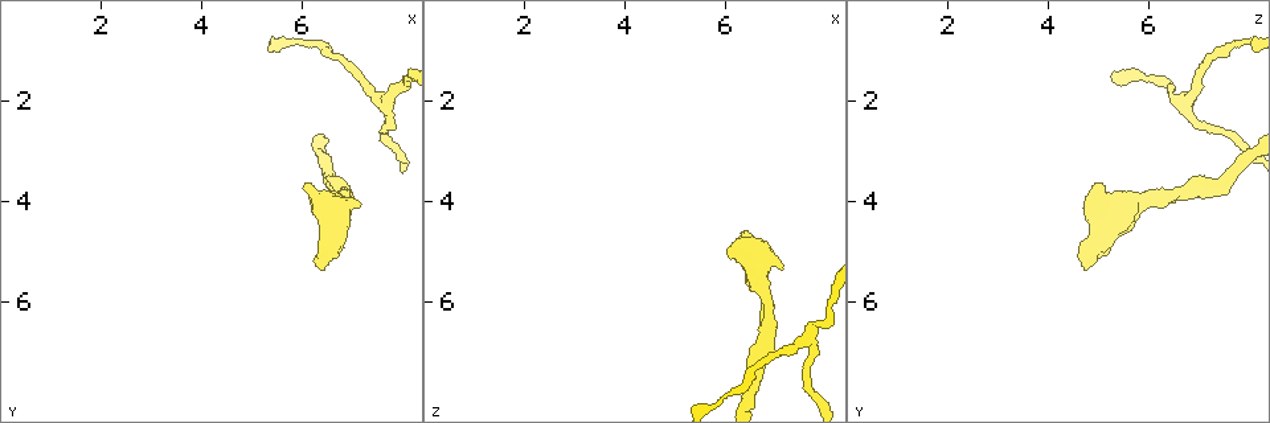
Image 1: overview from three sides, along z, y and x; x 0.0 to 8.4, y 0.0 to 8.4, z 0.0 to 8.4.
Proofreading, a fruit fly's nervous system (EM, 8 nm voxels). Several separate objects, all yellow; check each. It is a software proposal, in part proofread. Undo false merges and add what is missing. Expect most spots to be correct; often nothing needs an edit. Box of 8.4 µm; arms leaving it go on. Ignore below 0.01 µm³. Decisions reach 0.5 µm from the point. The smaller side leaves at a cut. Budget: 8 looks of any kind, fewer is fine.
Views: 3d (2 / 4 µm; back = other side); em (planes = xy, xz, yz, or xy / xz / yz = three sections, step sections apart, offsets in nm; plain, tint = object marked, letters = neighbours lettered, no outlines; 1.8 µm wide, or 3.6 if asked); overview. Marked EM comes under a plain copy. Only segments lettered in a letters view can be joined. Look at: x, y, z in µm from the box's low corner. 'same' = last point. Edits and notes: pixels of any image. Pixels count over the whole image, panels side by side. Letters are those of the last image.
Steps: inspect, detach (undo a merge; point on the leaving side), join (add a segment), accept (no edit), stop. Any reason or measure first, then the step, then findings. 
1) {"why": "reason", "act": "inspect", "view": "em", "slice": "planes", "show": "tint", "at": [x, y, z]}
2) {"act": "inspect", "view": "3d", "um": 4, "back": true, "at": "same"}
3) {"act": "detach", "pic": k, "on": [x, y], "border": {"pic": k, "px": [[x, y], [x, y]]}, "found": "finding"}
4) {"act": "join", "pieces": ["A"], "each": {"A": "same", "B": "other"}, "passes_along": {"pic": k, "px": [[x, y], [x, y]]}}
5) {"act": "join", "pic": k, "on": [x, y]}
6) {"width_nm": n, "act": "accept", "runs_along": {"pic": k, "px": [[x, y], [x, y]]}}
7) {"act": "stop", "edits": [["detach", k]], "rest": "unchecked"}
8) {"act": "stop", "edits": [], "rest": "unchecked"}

{"why": "stops while still wide", "act": "inspect", "view": "em", "slice": "yz", "step": 4, "show": "letters", "at": [6.45, 5.35, 4.75]}

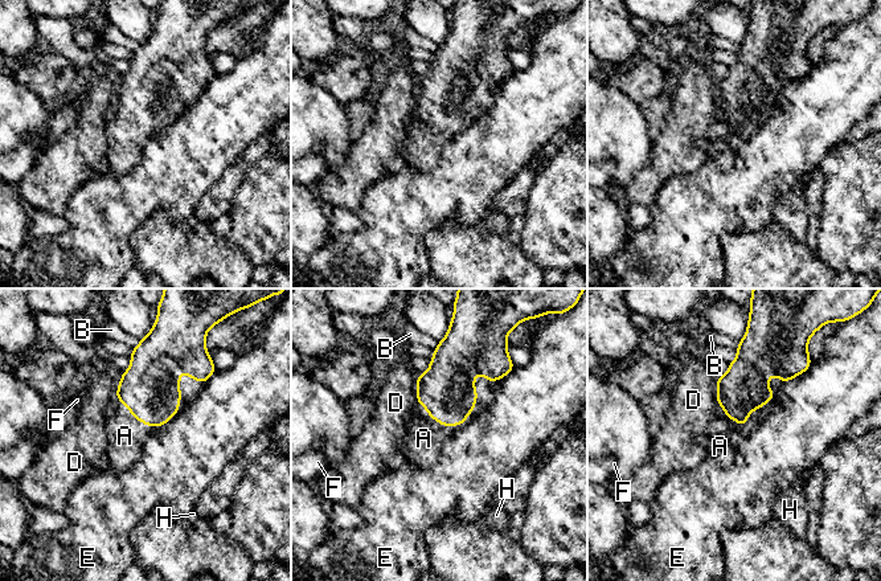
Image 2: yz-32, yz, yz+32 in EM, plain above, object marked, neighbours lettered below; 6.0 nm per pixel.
{"why": "another direction", "act": "inspect", "view": "em", "slice": "planes", "show": "letters", "at": "same"}

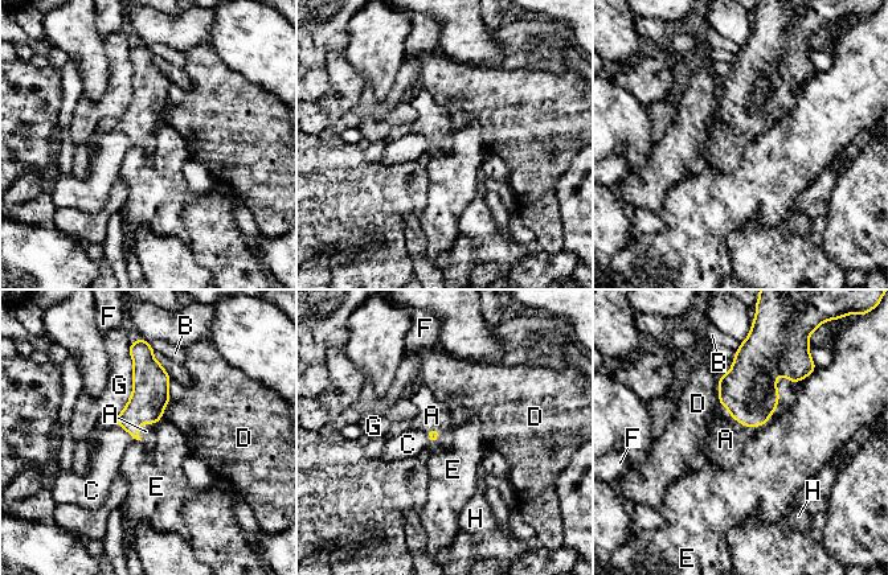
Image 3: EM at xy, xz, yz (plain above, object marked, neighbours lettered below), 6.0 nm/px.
{"act": "join", "pieces": ["A"], "each": {"A": "same", "B": "other", "C": "other", "D": "other", "E": "other", "F": "other", "G": "other", "H": "other"}, "passes_along": {"pic": 3, "px": [[748, 390], [737, 419], [725, 439]]}, "found": "it goes on there"}

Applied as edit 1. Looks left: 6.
{"act": "inspect", "view": "overview"}

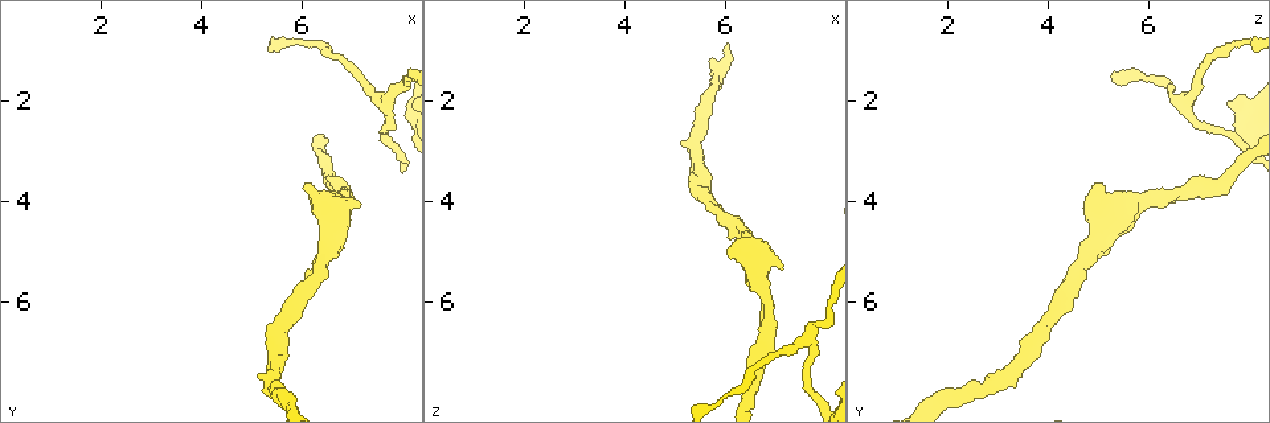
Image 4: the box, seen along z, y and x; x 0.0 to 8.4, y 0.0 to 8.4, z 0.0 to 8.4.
{"why": "thin neck", "act": "inspect", "view": "3d", "um": 4, "at": [6.10, 0.85, 7.80]}

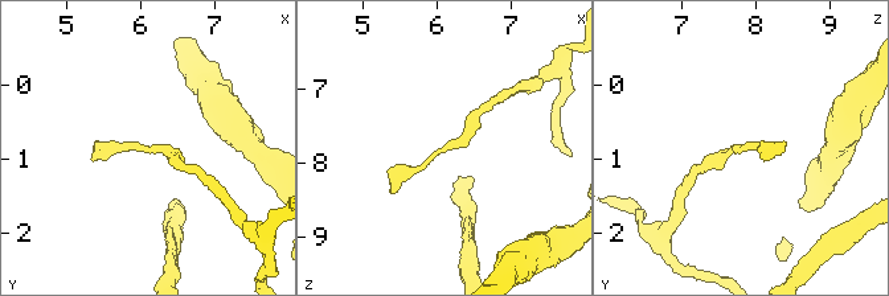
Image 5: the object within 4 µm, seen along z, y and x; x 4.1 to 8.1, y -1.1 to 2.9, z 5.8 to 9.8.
{"why": "shape alone is not enough", "act": "inspect", "view": "em", "um": 3.6, "slice": "planes", "show": "tint", "at": [6.10, 0.90, 7.80]}

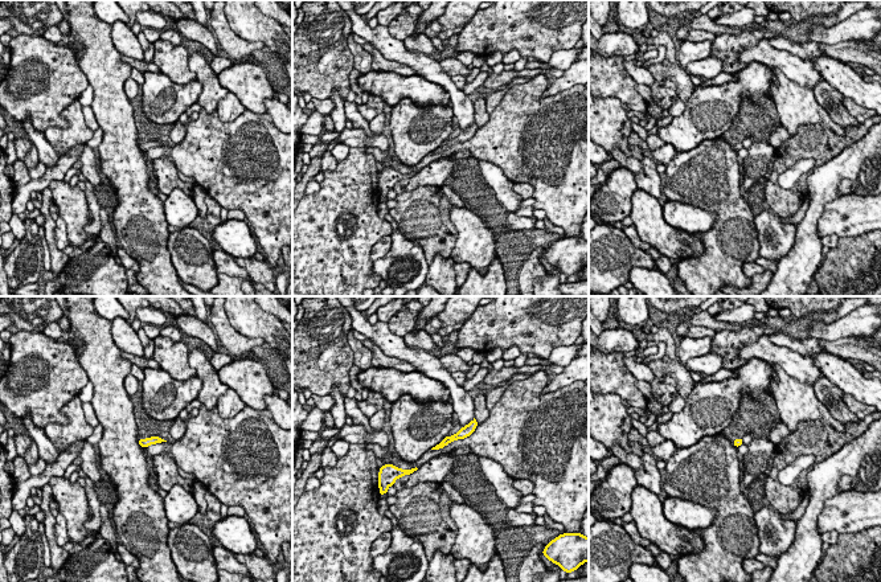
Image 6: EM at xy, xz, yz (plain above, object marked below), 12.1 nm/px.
{"why": "what lies round it", "act": "inspect", "view": "em", "um": 3.6, "slice": "planes", "show": "letters", "at": "same"}

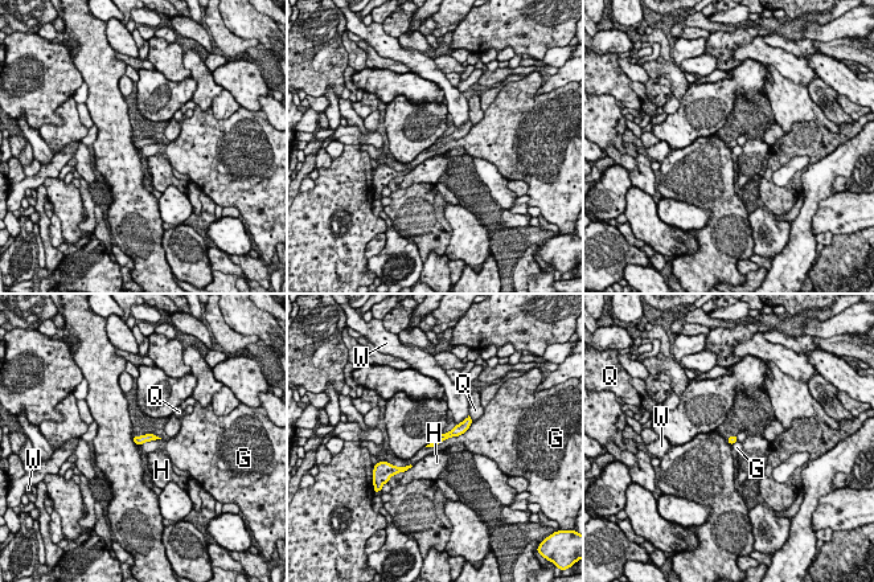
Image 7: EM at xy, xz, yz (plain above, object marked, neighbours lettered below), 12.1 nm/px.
{"longest_contact_nm": ["G", 650], "act": "accept", "each": {"G": "other", "H": "other", "Q": "other", "W": "other"}, "runs_along": {"pic": 7, "px": [[467, 421], [454, 433], [440, 438]]}, "found": "one neuron here"}

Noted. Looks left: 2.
{"act": "inspect", "view": "3d", "um": 2, "at": [7.65, 2.00, 6.65]}

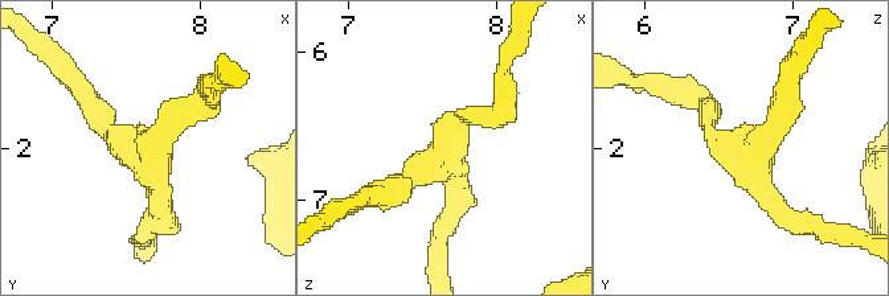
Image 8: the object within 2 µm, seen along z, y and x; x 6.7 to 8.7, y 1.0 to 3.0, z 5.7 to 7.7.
{"act": "inspect", "view": "em", "slice": "planes", "show": "letters", "at": [7.66, 2.06, 6.66]}

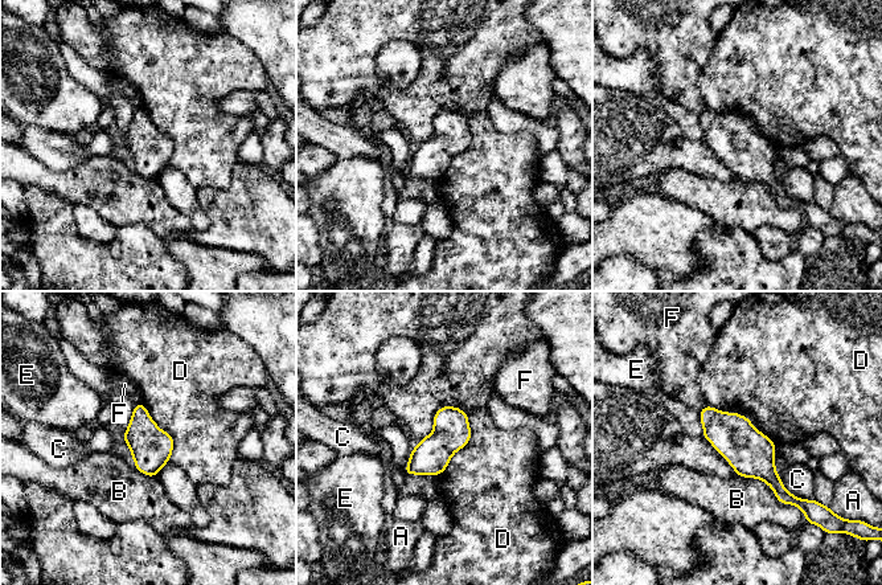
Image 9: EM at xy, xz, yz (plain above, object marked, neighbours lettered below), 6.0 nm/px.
{"longest_contact_nm": ["D", 500], "act": "accept", "each": {"A": "other", "B": "other", "C": "other", "D": "other", "E": "other", "F": "other"}, "border": {"pic": 9, "px": [[708, 404], [745, 416], [776, 445]]}, "found": "continuous, no second neuron"}

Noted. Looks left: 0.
{"act": "stop", "edits": [["join", 3]], "rest": "unchecked"}

